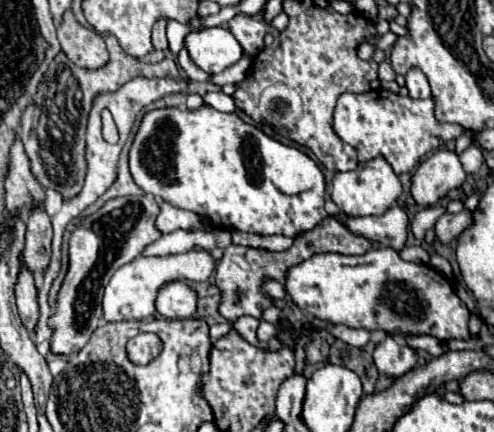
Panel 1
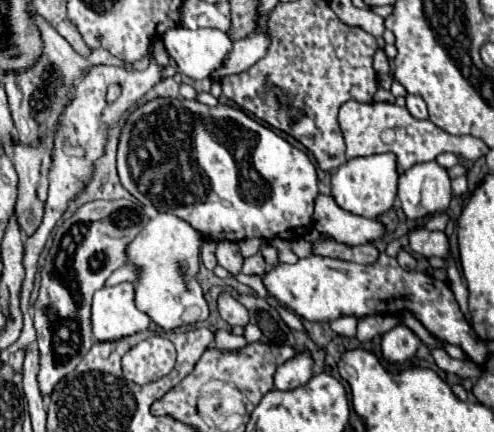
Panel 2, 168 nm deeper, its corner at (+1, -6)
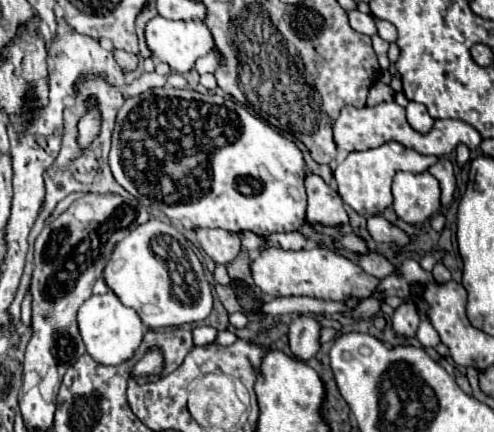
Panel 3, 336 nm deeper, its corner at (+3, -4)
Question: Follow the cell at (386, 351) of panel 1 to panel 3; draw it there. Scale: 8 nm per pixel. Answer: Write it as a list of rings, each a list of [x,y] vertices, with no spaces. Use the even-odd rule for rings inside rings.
[[[402,304],[396,308],[394,316],[390,318],[390,326],[398,338],[414,338],[418,330],[418,314],[412,304]]]

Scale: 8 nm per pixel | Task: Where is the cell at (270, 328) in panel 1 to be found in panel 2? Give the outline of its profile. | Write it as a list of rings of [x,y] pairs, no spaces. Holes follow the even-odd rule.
[[[216,330],[214,332],[214,348],[218,348],[218,350],[240,350],[246,344],[248,342],[244,340],[244,336],[236,336],[228,330]]]

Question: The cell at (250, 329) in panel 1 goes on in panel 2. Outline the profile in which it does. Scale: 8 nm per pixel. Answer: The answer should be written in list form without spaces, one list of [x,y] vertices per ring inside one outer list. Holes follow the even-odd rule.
[[[220,292],[218,312],[230,326],[246,326],[248,324],[248,310],[230,292]]]

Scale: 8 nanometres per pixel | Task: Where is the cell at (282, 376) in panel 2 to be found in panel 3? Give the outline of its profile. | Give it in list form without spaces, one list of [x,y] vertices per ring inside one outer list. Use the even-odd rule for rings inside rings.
[[[308,316],[294,318],[288,330],[292,354],[300,362],[308,362],[320,348],[318,336],[320,336],[320,326],[314,318],[308,318]]]

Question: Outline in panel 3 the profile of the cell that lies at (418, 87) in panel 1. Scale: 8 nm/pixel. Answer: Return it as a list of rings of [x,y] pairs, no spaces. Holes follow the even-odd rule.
[[[410,102],[410,104],[406,106],[406,116],[408,116],[410,126],[412,126],[414,130],[418,130],[418,132],[428,132],[428,130],[432,128],[432,124],[434,124],[434,120],[430,118],[426,106],[422,106],[422,104],[418,104],[418,102]]]

